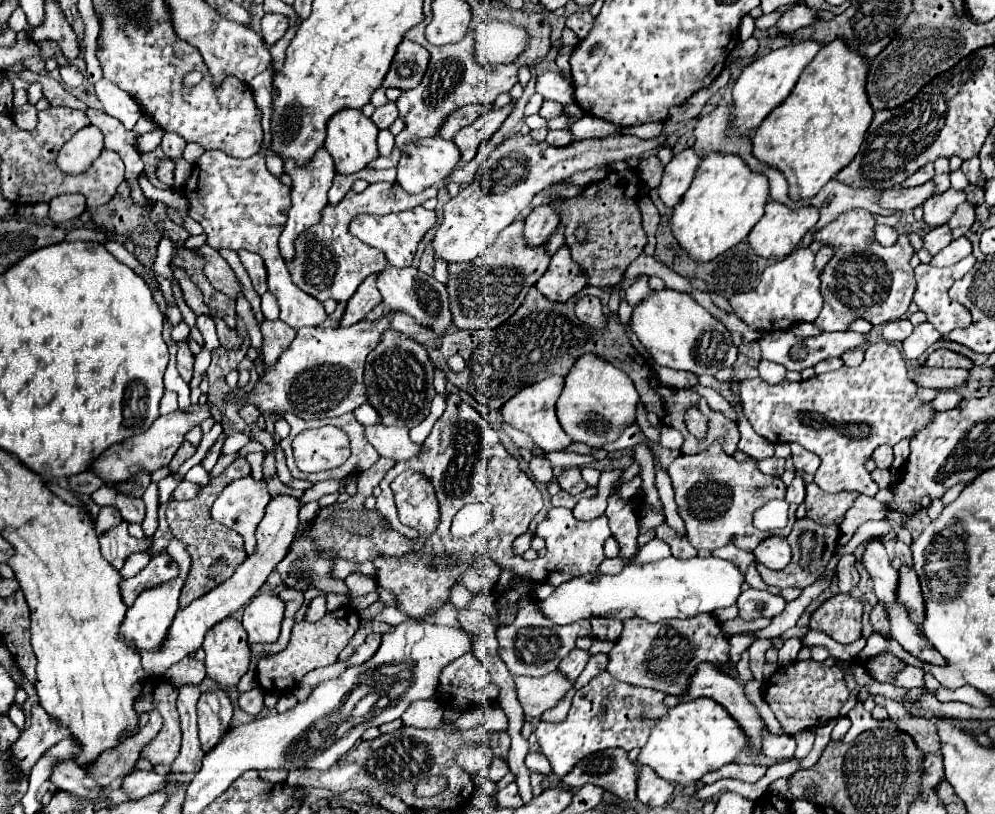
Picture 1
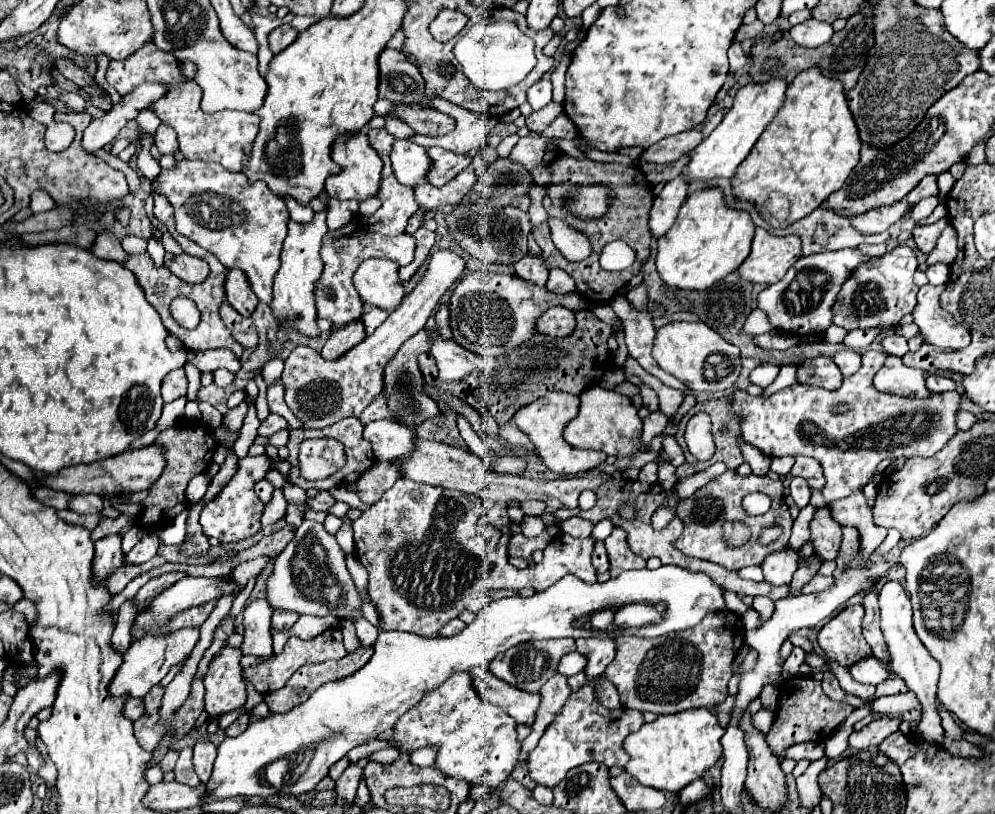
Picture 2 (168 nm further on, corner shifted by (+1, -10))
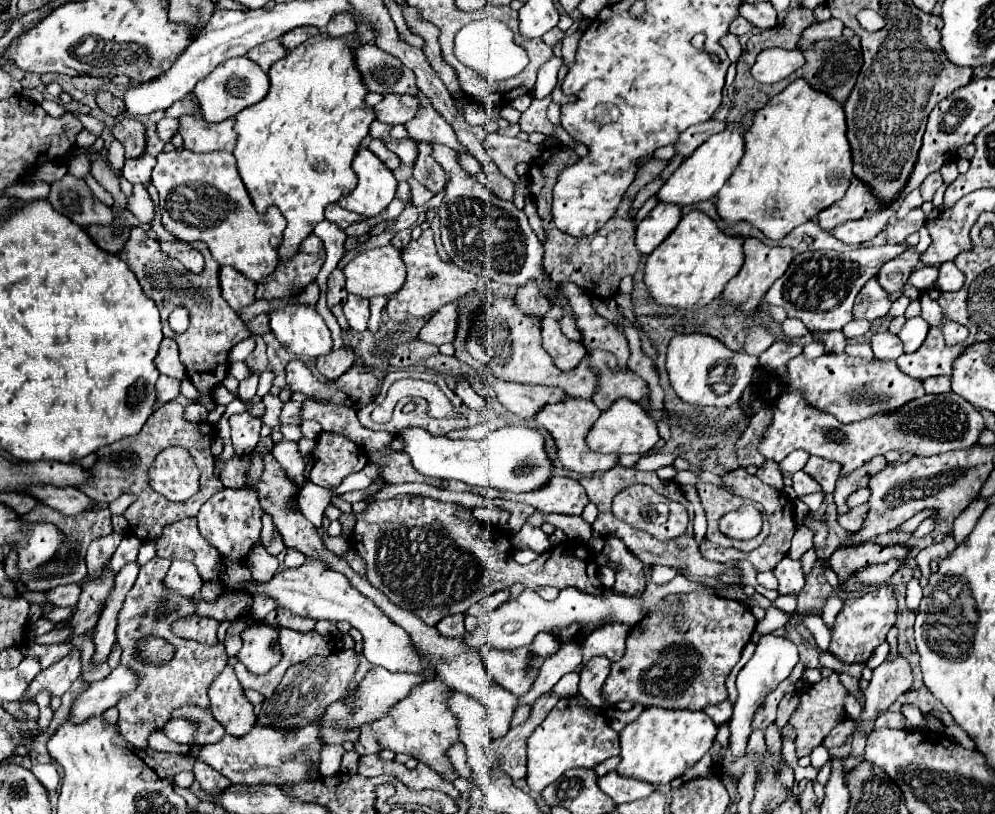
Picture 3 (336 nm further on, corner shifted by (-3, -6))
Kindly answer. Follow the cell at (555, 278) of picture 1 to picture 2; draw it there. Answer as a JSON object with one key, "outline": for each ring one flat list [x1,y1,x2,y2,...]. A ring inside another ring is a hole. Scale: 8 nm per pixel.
{"outline":[[554,306,548,312,544,312,536,324,538,324,538,332,546,336,570,336,570,332,574,332,576,320,572,310]]}

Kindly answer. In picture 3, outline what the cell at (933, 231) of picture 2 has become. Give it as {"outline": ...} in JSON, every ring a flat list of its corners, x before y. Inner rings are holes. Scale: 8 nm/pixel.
{"outline":[[910,246,904,254,896,256,890,262,886,262,880,268,880,272,878,272,878,278,880,278,882,288,886,288,888,292,900,290,906,284,906,280,910,278,910,274,912,274,914,266,918,264,918,260,920,260,920,254,916,252,914,246]]}

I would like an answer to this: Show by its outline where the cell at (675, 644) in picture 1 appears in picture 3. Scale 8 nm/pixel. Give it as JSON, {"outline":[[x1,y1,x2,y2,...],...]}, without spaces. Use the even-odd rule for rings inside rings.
{"outline":[[692,592,680,594,680,600,682,604,686,604,686,608,682,608,678,616,660,616,660,612,650,612,632,628,626,640,626,652,618,662,612,664,612,672,604,684,602,696,606,696,608,704,630,700,642,706,702,710,708,704,718,704,726,700,724,680,740,660,740,654,754,632,756,618,746,604,722,596]]}

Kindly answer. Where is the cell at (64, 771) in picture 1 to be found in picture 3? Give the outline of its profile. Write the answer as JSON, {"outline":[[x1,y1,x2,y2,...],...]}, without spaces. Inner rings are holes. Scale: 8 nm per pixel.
{"outline":[[72,650,66,658,42,670,30,682,26,696,22,696,20,702,34,702,42,690,46,690,50,696,60,698,72,686,72,682,76,682,76,678,80,678,80,652]]}

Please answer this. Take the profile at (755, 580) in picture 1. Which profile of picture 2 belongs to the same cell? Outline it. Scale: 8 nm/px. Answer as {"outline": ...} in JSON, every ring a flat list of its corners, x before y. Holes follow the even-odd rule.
{"outline":[[756,596,752,608,758,612,760,620,768,620,768,618,772,618,772,614,774,614,774,600,764,598,764,596]]}

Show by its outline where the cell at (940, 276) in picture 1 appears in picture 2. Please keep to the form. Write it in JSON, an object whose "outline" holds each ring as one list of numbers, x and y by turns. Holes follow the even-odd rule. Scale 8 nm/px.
{"outline":[[926,284,918,290,918,304,912,312,914,324,926,338,926,344,934,344,946,350,962,350,970,344,970,332,960,326,948,312,938,304,944,286]]}

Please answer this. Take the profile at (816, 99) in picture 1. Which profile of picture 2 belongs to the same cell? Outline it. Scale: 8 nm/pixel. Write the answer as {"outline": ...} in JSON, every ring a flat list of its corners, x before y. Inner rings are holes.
{"outline":[[810,68,788,86,778,116,774,116,750,156,738,166,732,194,736,200,762,208,770,192,780,192,790,200,790,222,802,220,802,216,814,212,832,192,842,188,860,160,860,146,858,128,846,104,842,84,822,76,818,68]]}

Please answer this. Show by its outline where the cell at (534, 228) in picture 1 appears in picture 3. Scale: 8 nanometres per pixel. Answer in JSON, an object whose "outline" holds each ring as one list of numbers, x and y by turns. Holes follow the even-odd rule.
{"outline":[[530,280,528,284,524,284,524,286,520,286,516,290,516,298,514,300,522,308,522,312,542,318,550,310,552,304,550,304,550,300,546,300,546,296,538,288,540,286,534,280]]}

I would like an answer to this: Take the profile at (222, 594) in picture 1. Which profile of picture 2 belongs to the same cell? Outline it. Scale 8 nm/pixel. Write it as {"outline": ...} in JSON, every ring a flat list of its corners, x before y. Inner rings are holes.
{"outline":[[184,628,182,632,174,632,170,636,146,636,144,640,136,640,126,652,122,668,118,668,118,676,114,676,114,684,110,684,110,692,114,696,130,696,142,698,152,686,156,686,170,670,170,666,182,662,198,642,198,628]]}

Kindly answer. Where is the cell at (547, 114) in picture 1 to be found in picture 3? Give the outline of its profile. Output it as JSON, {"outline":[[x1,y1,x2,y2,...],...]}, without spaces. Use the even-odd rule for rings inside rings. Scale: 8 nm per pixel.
{"outline":[[532,100,530,108,522,114,520,118,520,128,528,134,532,132,542,132,546,136,553,135,557,137,564,145,575,142,575,140,562,128,561,125,555,126,550,124,546,118,546,110,552,100]]}

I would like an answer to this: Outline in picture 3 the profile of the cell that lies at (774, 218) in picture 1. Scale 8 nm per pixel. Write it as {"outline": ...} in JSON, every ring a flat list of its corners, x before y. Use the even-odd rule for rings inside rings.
{"outline":[[748,238,744,242,744,254,746,254,746,262,744,262,742,270,726,284,722,296,726,300,730,300,732,304,740,304,744,310,754,310,760,304,762,296,768,292,768,288,786,272,788,264,794,258,794,252,792,252,792,248,782,248,782,246,770,248,758,238]]}

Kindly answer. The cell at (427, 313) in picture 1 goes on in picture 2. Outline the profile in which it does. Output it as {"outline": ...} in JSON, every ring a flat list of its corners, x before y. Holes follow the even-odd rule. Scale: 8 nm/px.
{"outline":[[368,258,358,266,352,282,366,306,378,306,392,312,402,302,404,290,398,268,398,264,386,258]]}

